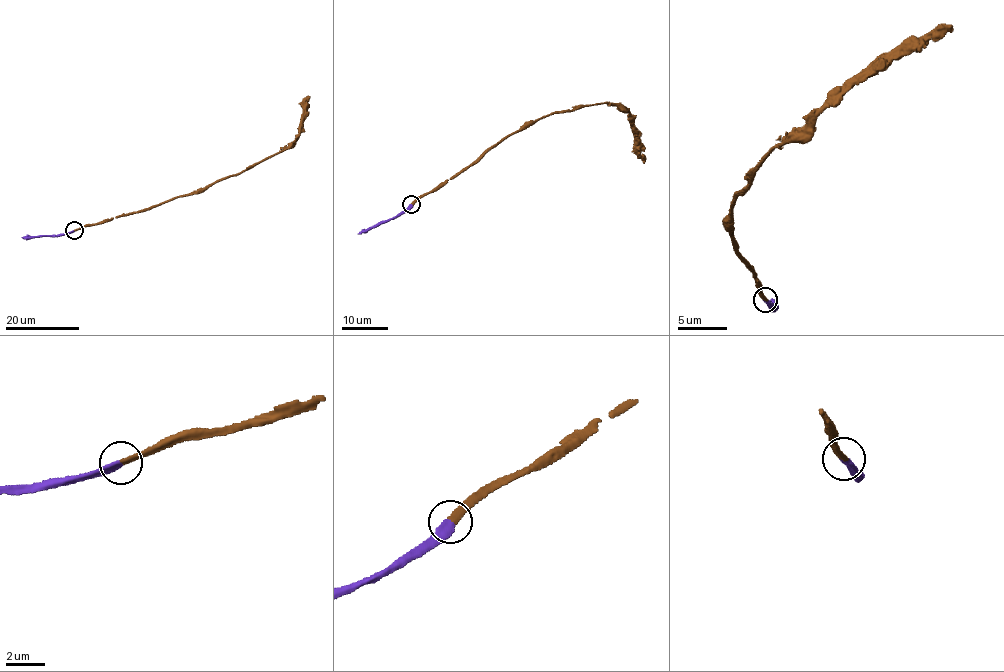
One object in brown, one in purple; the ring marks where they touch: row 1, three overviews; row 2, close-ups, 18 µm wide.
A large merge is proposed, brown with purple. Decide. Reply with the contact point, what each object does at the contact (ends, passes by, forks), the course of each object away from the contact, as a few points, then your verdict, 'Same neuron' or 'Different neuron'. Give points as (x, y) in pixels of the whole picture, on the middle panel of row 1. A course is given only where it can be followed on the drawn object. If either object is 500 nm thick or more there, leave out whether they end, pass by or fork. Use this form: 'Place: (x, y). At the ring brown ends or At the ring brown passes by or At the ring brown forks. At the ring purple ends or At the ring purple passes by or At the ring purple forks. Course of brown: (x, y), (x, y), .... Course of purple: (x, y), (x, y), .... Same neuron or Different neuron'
Place: (411, 204). At the ring brown ends. At the ring purple ends. Course of brown: (412, 204), (479, 161), (509, 135), (554, 113), (591, 105), (619, 103), (625, 108), (644, 162). Course of purple: (412, 204), (391, 218), (358, 234). Same neuron

